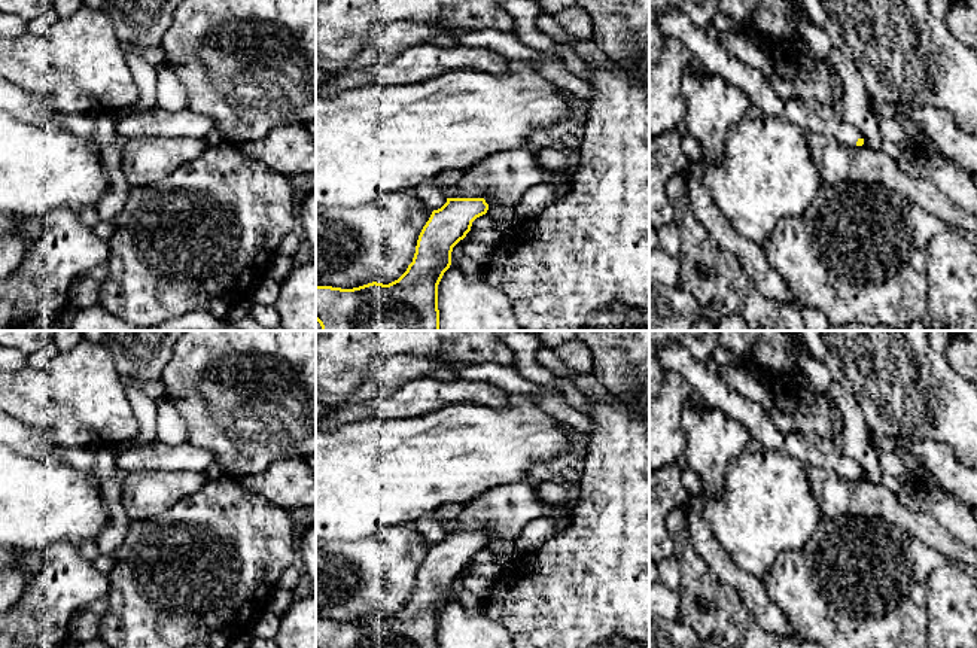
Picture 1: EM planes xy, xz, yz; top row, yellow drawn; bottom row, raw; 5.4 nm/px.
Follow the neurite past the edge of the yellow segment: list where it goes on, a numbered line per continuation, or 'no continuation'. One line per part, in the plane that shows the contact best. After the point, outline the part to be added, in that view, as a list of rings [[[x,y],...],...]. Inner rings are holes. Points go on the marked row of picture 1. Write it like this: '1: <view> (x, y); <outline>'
1: yz (809, 115); [[[669,7],[667,10],[661,10],[658,15],[658,27],[664,37],[675,37],[687,49],[690,49],[703,64],[707,73],[718,74],[728,83],[740,88],[749,97],[751,104],[760,107],[764,115],[788,121],[806,134],[818,133],[834,137],[846,146],[856,146],[856,142],[864,139],[864,133],[855,125],[846,122],[834,106],[797,95],[791,100],[780,98],[763,73],[740,61],[734,54],[728,52],[721,45],[719,39],[709,34],[709,28],[694,24],[679,7]]]

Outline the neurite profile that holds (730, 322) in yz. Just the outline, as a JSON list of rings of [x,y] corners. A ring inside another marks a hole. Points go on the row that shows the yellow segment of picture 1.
[[[727,316],[715,323],[713,331],[751,331],[745,320],[739,316]]]

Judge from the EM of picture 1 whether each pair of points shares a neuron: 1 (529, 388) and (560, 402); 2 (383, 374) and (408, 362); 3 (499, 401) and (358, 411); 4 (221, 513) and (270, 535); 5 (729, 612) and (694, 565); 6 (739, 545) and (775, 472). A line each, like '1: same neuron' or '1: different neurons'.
1: same neuron
2: same neuron
3: same neuron
4: same neuron
5: same neuron
6: same neuron

